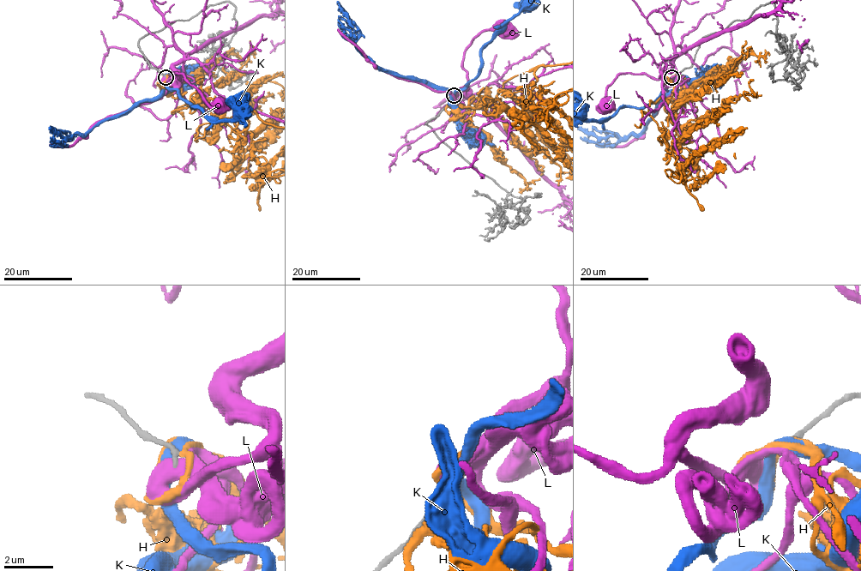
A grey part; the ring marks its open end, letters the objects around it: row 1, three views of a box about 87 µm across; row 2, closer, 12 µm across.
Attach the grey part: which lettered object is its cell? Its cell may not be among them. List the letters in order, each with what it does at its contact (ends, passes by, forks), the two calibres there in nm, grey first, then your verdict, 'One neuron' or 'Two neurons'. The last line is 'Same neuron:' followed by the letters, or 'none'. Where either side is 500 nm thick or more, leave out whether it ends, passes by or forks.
H: It passes by. Thickness 240 nm (grey) against 200 nm. Two neurons
K: It passes by. Thickness 240 nm (grey) against 440 nm. Two neurons
L: It forks there. Thickness 220 nm (grey) against 440 nm. Two neurons
Same neuron: none

